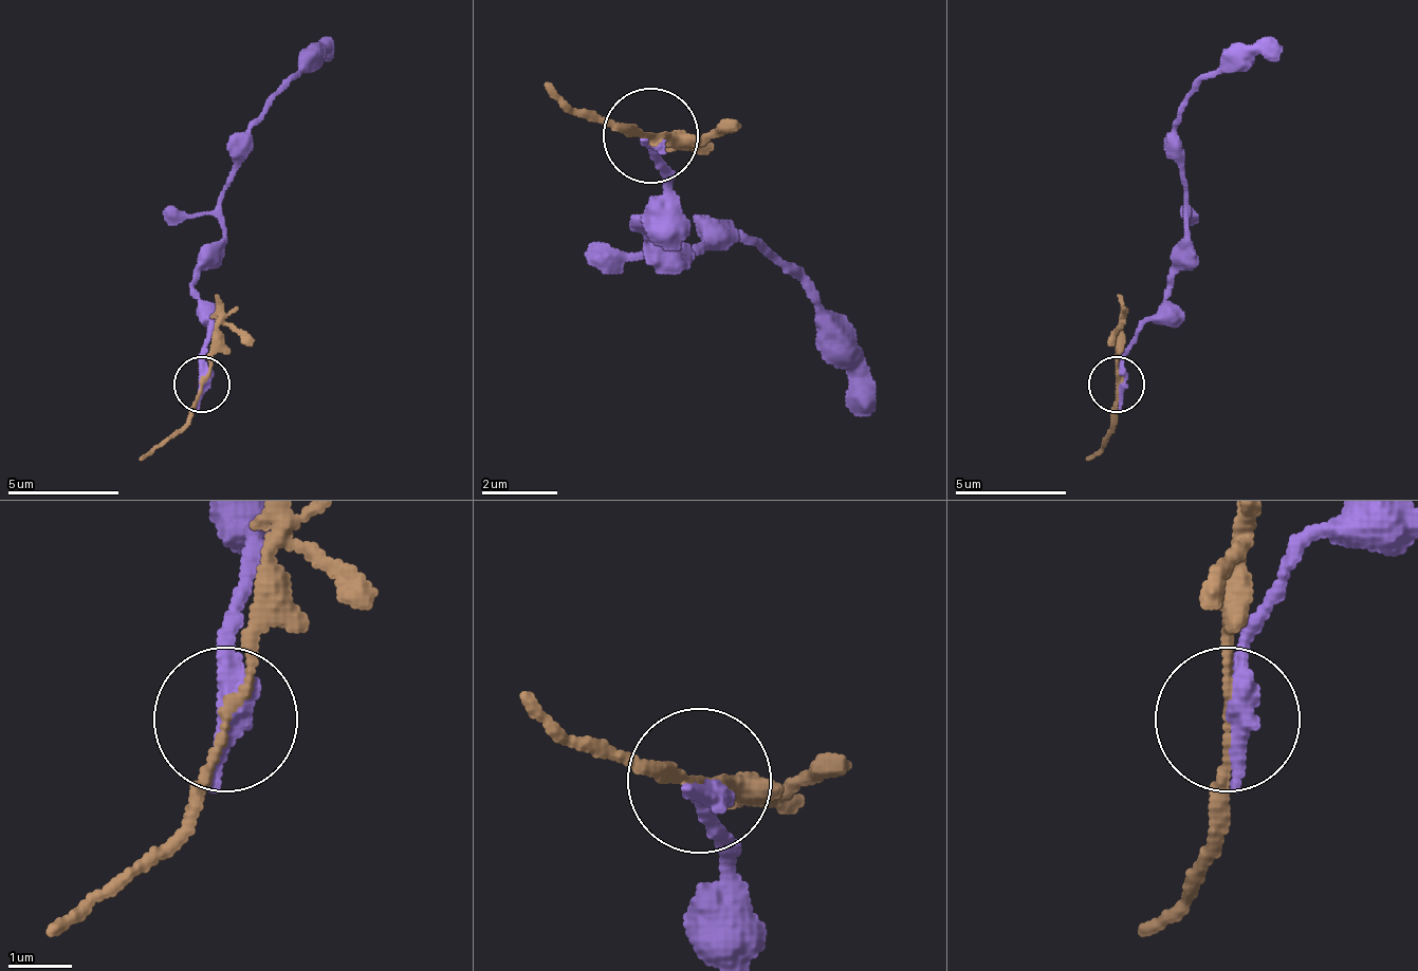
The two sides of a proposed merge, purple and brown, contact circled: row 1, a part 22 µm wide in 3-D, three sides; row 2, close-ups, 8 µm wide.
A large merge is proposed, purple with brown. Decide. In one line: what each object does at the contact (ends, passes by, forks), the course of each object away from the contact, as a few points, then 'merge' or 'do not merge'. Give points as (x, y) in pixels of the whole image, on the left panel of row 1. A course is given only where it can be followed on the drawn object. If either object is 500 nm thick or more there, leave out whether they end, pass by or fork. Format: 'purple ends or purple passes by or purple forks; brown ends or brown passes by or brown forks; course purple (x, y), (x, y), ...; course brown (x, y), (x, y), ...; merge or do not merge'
purple ends; brown passes by; course purple (203, 384), (208, 316), (197, 299), (197, 265), (225, 232), (220, 193), (237, 137), (332, 48); course brown (203, 384), (186, 423), (141, 462); do not merge

